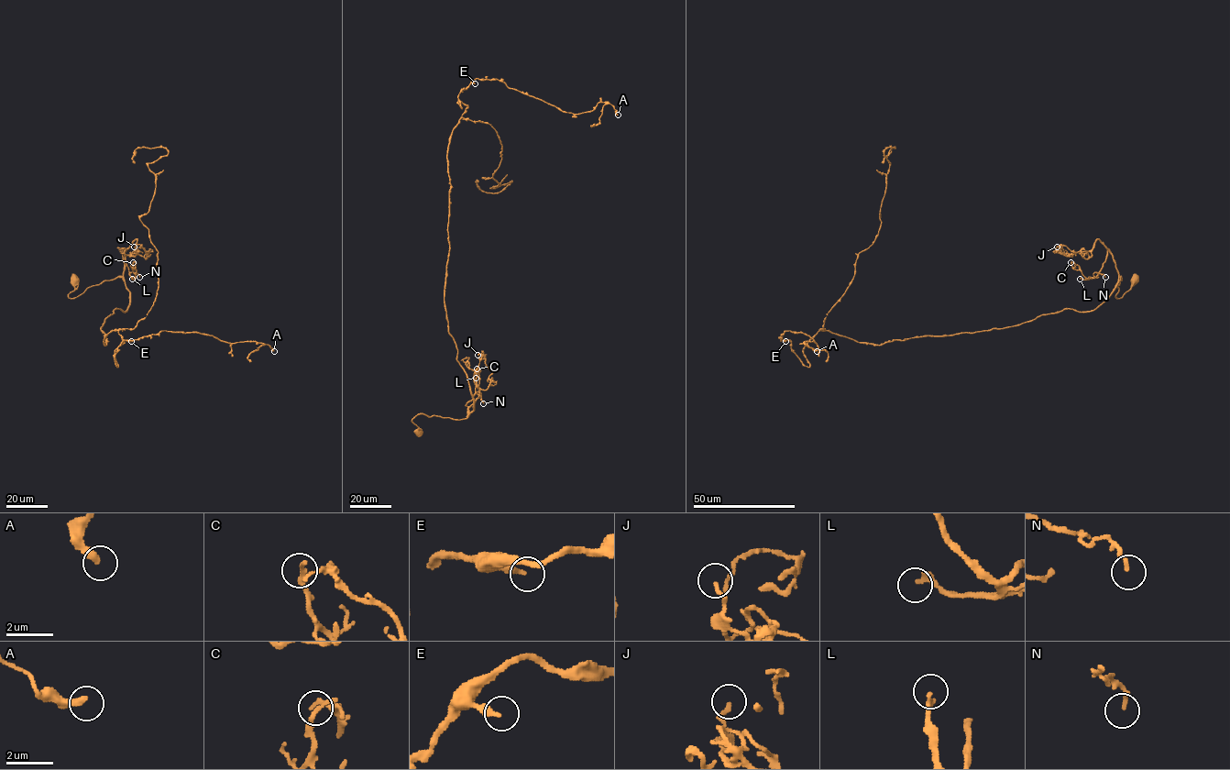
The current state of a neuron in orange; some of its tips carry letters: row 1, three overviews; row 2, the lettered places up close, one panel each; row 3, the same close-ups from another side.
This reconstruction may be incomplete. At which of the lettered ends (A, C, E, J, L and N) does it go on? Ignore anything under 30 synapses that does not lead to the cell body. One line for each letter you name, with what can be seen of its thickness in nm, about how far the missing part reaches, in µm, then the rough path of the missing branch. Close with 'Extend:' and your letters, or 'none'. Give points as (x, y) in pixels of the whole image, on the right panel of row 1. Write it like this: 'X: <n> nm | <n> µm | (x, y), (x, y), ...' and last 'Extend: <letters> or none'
Extend: none

